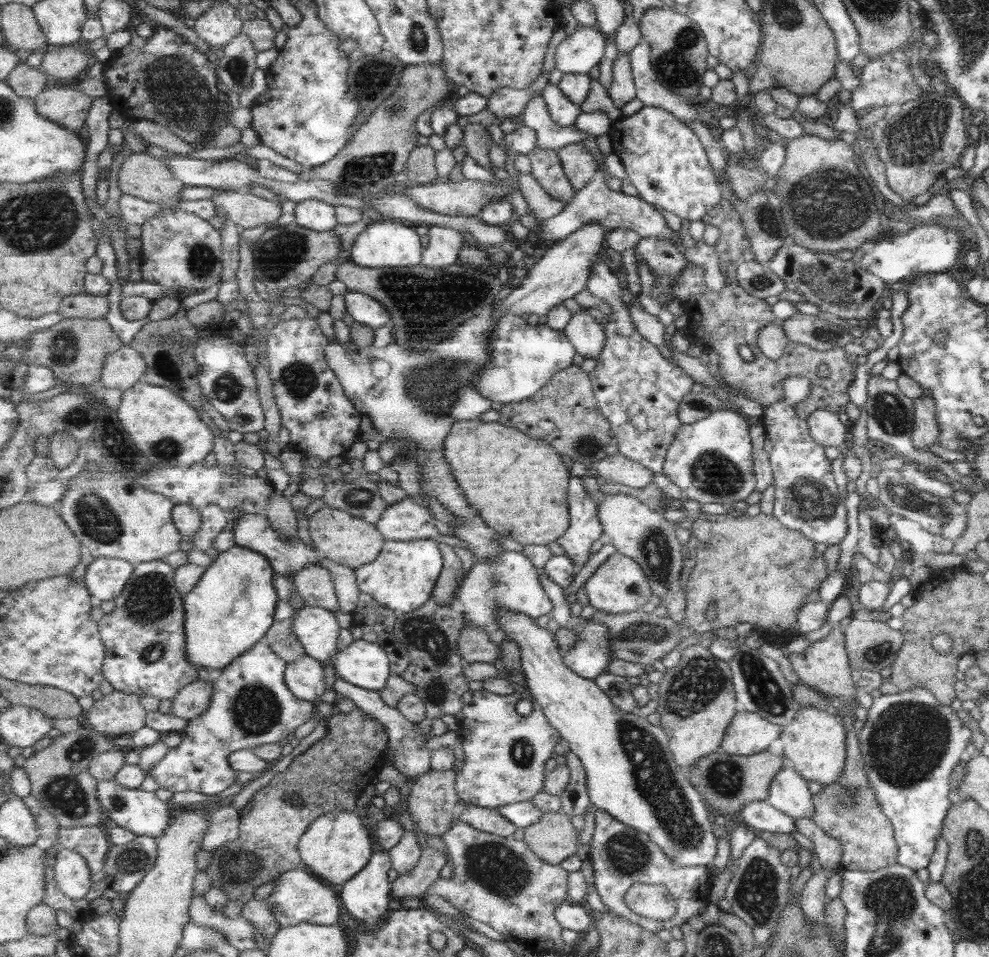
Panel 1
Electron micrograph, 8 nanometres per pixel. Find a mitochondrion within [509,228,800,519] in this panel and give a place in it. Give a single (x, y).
(714, 473)

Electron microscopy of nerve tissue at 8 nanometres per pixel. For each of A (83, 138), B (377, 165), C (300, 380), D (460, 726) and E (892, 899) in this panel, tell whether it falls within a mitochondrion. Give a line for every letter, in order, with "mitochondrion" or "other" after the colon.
A: other
B: mitochondrion
C: mitochondrion
D: other
E: mitochondrion

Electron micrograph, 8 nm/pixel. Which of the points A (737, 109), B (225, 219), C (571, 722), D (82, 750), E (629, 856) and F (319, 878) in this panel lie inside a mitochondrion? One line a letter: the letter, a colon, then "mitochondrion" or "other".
A: other
B: other
C: other
D: mitochondrion
E: mitochondrion
F: other

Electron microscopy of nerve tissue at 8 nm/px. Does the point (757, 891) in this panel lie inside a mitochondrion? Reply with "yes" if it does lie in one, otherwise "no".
yes

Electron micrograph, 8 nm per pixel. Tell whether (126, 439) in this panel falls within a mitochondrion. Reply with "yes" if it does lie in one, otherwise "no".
yes

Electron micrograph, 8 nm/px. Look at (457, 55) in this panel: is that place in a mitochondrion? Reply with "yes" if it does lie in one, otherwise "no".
no

